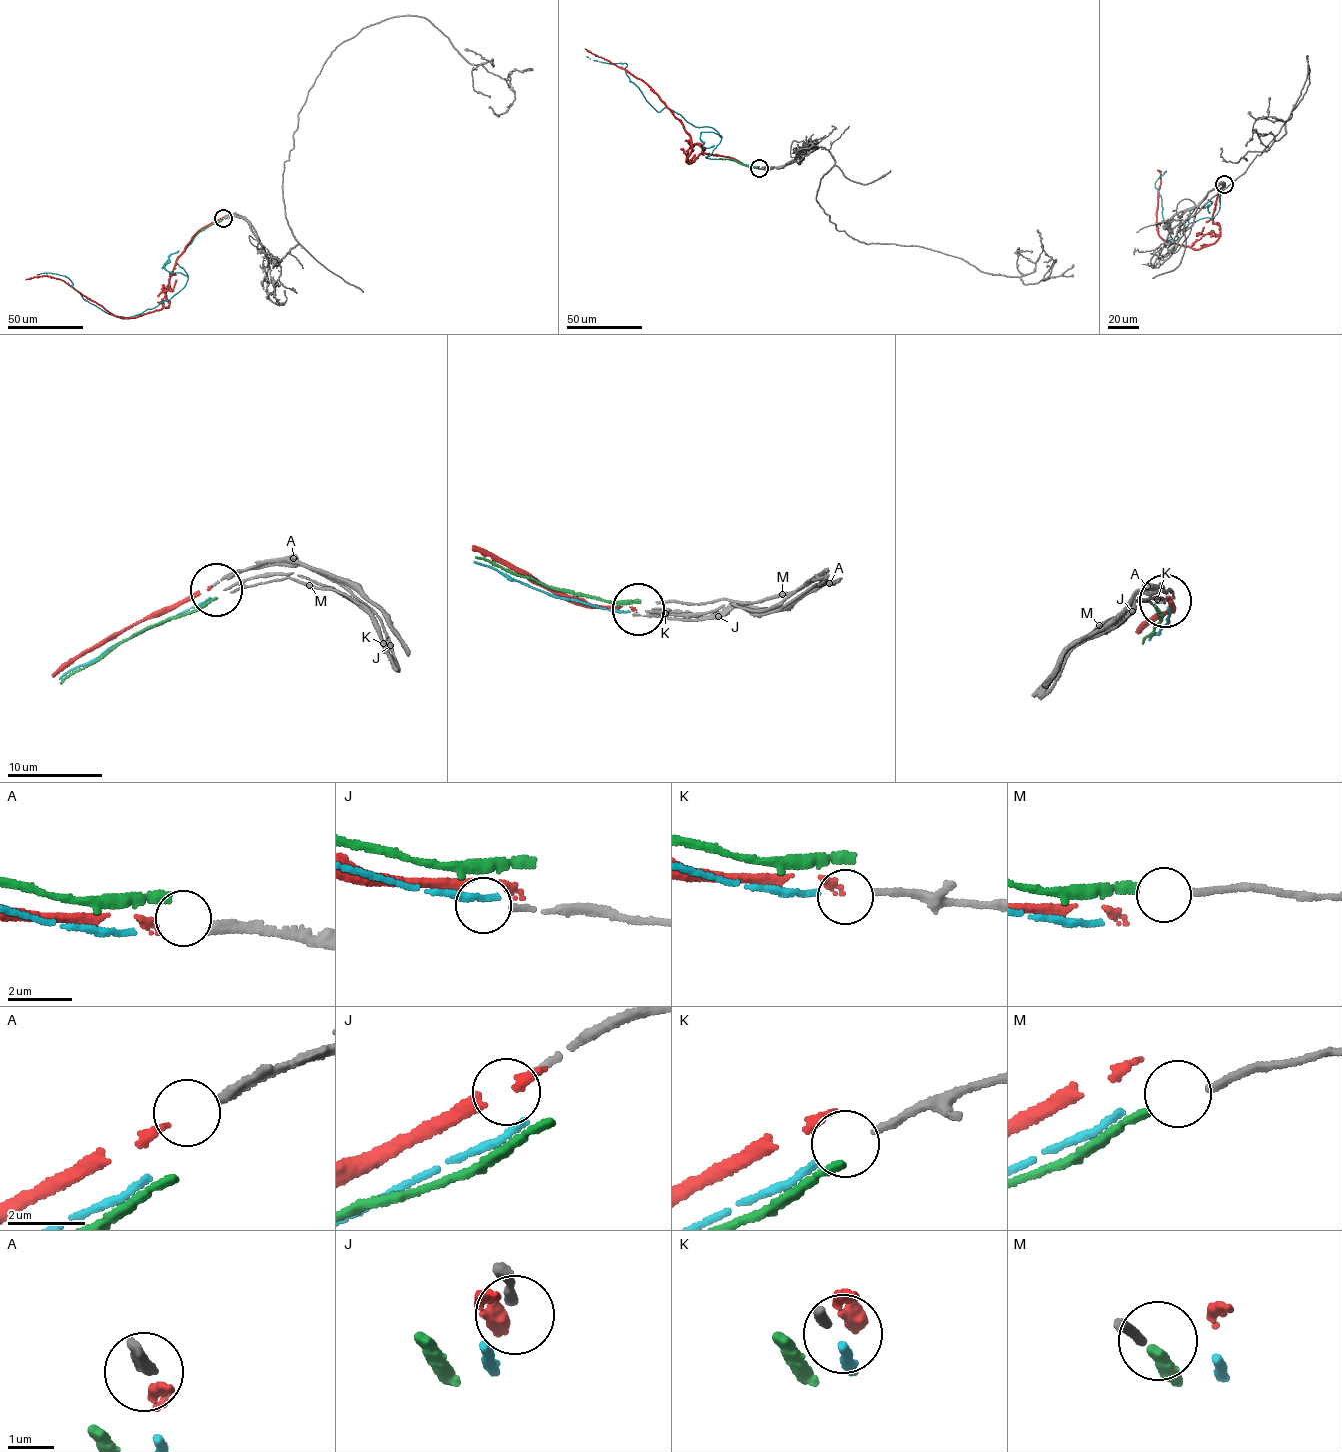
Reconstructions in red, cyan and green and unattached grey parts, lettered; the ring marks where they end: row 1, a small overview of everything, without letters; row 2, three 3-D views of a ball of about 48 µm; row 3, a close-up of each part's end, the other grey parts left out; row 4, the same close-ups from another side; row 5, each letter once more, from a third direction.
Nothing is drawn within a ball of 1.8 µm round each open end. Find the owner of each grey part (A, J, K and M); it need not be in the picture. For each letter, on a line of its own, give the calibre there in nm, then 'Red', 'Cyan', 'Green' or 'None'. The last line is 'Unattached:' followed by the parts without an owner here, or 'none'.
A: Thickness 280 nm. Red
J: Thickness 190 nm. None
K: Thickness 190 nm. Cyan
M: Thickness 200 nm. Green
Unattached: J

